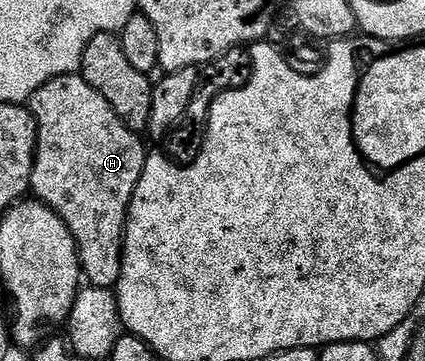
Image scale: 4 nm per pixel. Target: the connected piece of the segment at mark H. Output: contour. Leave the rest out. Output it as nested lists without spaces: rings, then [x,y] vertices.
[[[80,73],[47,80],[47,84],[43,84],[43,88],[39,88],[39,92],[35,92],[29,97],[27,105],[29,111],[33,113],[33,119],[37,121],[37,151],[31,172],[32,197],[43,203],[44,206],[52,208],[71,232],[77,245],[77,255],[81,261],[84,281],[90,286],[113,290],[121,275],[121,244],[125,240],[125,221],[129,215],[129,205],[133,199],[135,188],[139,184],[139,176],[143,176],[143,164],[147,157],[147,149],[145,150],[144,144],[141,143],[142,135],[138,131],[132,130],[130,126],[126,126],[125,121],[115,112],[115,108],[111,108],[111,104],[107,104],[107,100],[103,100],[103,96],[99,96],[99,92],[95,92],[95,88],[91,88],[91,84],[87,84],[87,80],[83,80]]]

